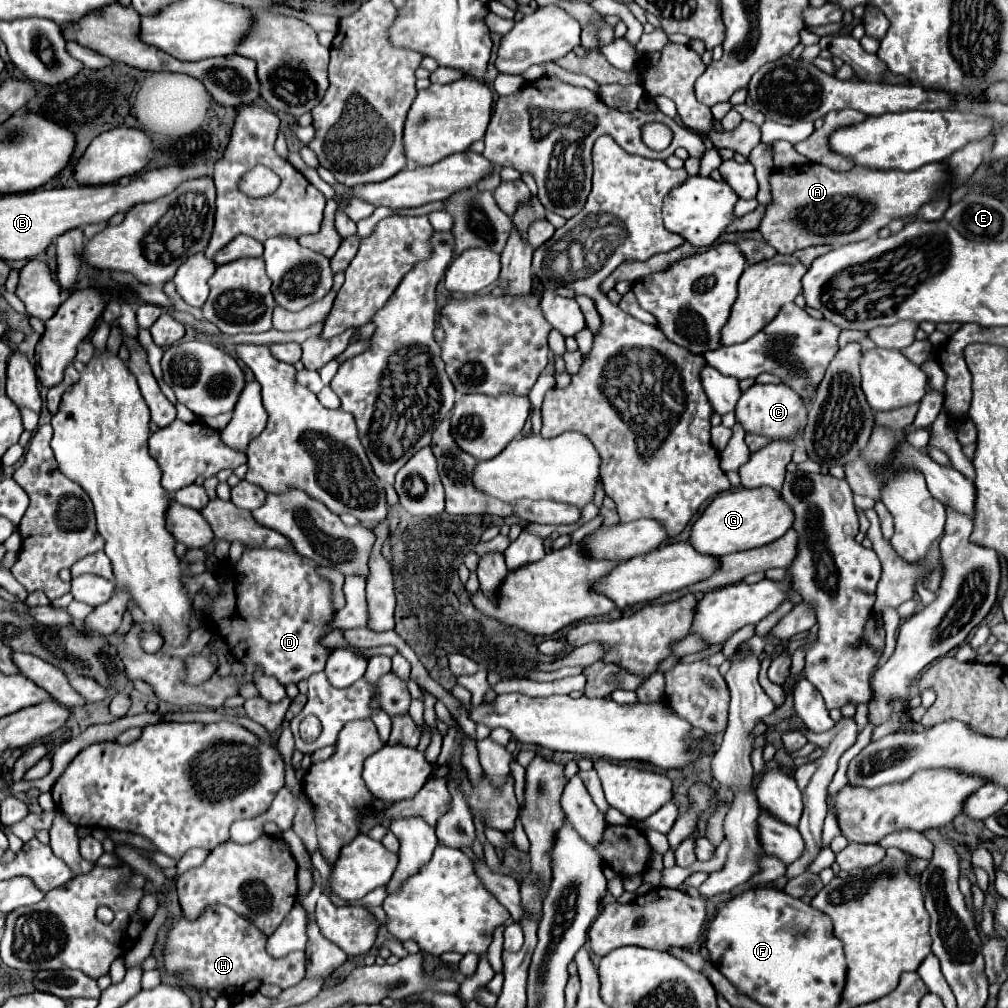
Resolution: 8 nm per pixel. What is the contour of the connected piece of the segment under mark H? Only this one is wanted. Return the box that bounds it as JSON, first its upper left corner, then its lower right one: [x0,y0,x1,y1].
[163,905,307,997]

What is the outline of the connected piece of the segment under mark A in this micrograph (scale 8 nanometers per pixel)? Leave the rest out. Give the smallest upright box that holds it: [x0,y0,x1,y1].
[759,163,949,253]

